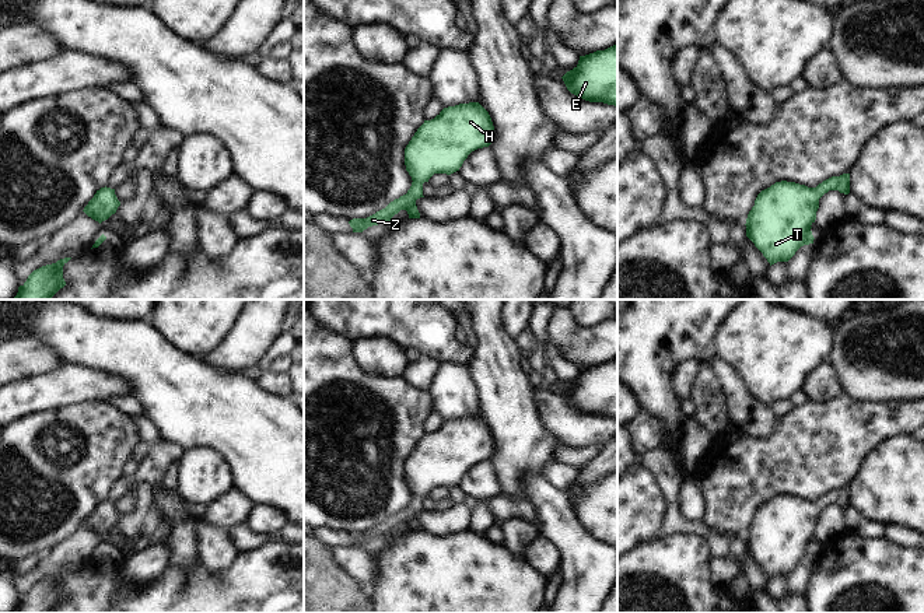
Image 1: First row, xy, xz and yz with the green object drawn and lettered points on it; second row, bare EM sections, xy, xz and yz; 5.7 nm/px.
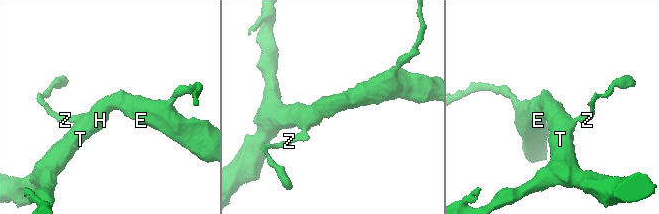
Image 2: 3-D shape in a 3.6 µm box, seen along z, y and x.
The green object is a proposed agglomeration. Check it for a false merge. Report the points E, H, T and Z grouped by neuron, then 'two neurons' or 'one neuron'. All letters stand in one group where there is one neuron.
groups E H T Z; one neuron

